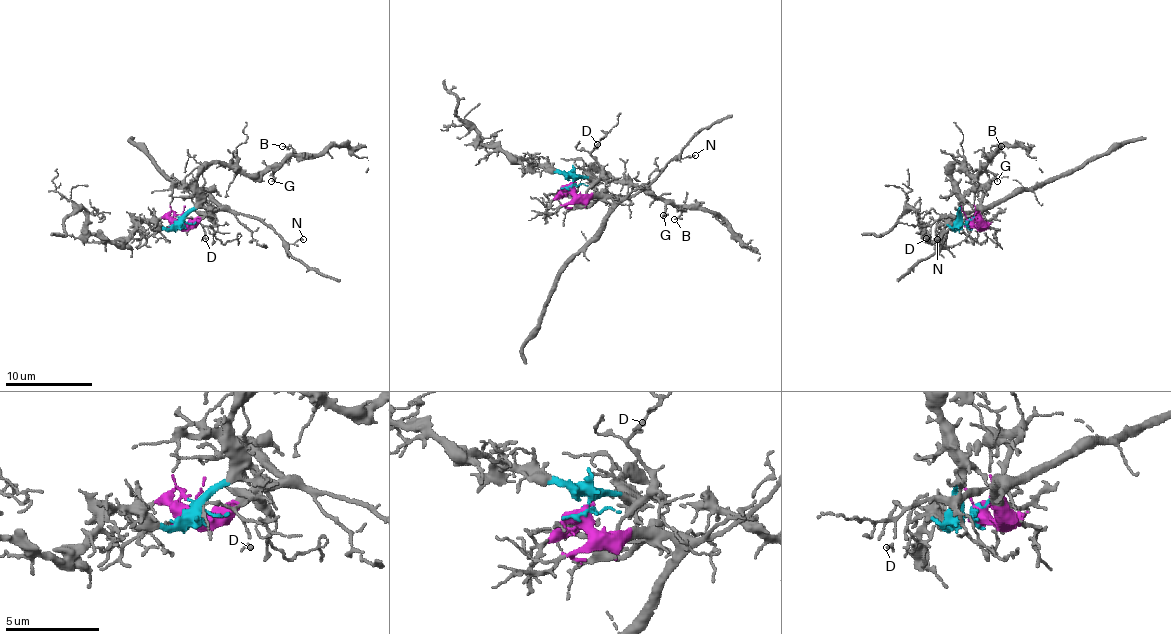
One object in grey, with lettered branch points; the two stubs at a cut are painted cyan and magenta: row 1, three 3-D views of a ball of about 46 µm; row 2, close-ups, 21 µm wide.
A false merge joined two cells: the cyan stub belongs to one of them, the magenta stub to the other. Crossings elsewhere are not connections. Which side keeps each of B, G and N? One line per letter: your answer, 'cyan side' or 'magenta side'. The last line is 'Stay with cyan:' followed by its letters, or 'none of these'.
B: cyan side
G: cyan side
N: magenta side
Stay with cyan: B, G

